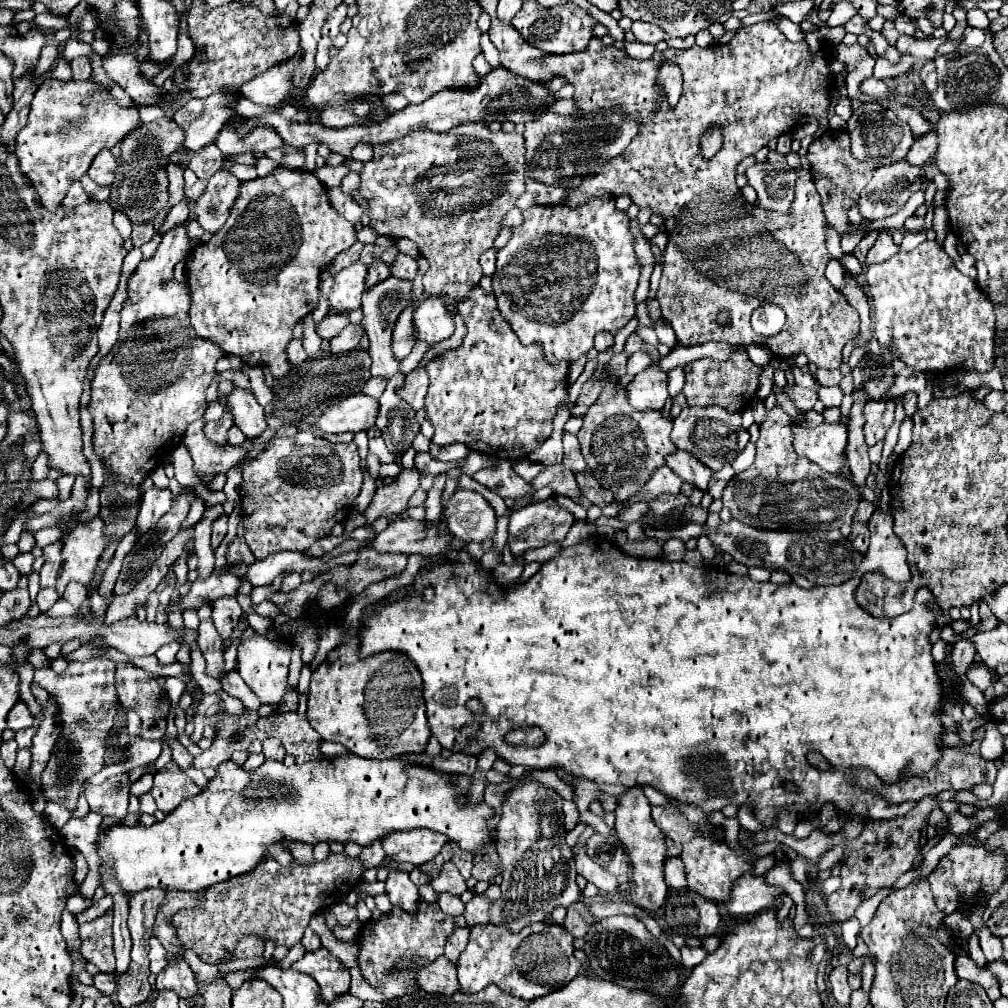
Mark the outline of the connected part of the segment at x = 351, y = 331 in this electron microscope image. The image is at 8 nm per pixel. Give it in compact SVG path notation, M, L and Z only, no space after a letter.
M349 323L337 337L331 339L331 353L345 353L351 349L357 349L363 335L365 335L365 327L361 323L357 325Z

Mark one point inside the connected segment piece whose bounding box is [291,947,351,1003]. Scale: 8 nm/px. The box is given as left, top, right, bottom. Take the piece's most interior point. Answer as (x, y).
(333, 977)

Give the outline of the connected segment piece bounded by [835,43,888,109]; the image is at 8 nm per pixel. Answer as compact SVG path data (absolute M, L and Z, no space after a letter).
M837 45L835 47L835 57L847 65L849 69L849 75L847 75L847 93L851 99L859 99L866 103L878 103L883 109L888 109L885 101L875 101L872 97L867 97L859 91L859 83L861 79L869 77L873 73L873 65L875 65L875 59L865 51L861 49L859 45Z

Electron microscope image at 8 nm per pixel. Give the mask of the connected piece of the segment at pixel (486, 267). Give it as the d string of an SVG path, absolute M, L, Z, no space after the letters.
M491 247L487 249L483 255L481 255L481 267L483 267L483 275L493 275L495 273L495 255L497 255L497 247Z

